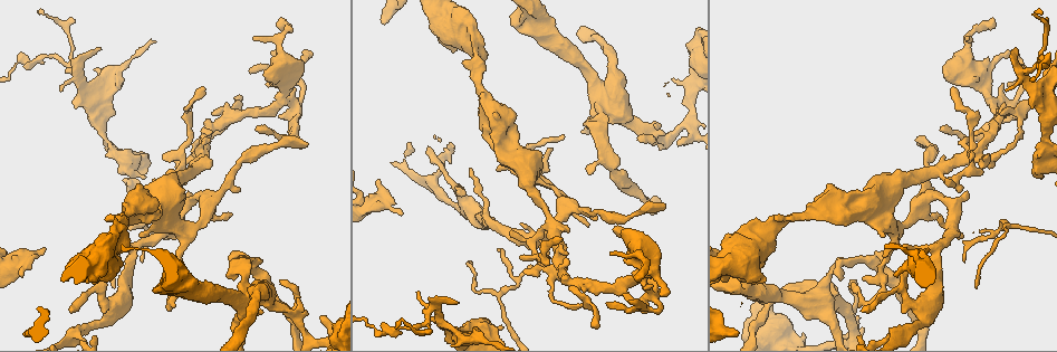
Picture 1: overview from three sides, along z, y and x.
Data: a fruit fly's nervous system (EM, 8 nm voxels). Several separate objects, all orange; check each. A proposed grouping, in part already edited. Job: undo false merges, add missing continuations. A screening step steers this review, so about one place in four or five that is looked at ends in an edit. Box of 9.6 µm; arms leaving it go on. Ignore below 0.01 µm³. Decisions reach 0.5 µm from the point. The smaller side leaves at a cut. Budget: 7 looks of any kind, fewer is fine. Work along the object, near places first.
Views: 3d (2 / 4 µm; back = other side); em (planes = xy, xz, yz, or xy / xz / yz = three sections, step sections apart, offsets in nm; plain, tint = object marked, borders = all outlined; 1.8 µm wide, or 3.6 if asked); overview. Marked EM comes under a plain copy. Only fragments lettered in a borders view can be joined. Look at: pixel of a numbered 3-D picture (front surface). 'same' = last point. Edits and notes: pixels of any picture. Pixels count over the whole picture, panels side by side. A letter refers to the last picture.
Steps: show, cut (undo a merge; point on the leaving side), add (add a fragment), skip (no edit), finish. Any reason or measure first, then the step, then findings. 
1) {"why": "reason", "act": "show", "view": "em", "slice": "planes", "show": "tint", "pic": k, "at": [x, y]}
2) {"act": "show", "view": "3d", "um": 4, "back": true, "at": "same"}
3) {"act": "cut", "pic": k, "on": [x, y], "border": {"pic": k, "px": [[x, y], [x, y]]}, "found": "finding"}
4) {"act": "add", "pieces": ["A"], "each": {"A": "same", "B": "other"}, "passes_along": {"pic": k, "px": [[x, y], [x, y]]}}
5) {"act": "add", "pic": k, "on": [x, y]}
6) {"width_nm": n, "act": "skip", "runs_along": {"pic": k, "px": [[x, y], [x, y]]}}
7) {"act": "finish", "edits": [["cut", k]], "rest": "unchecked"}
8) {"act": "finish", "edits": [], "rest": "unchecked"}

{"why": "an open end", "act": "show", "view": "3d", "um": 4, "pic": 1, "at": [458, 302]}

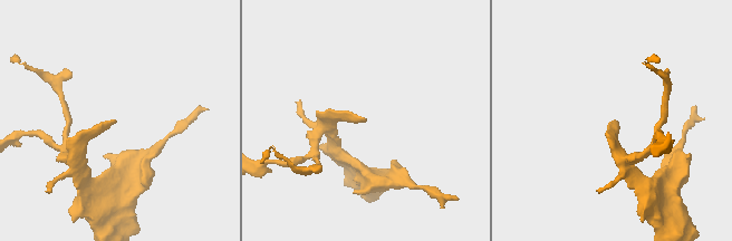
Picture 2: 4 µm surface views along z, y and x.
{"why": "shape alone is not enough", "act": "show", "view": "em", "slice": "xy", "step": 4, "show": "borders", "pic": 2, "at": [617, 122]}

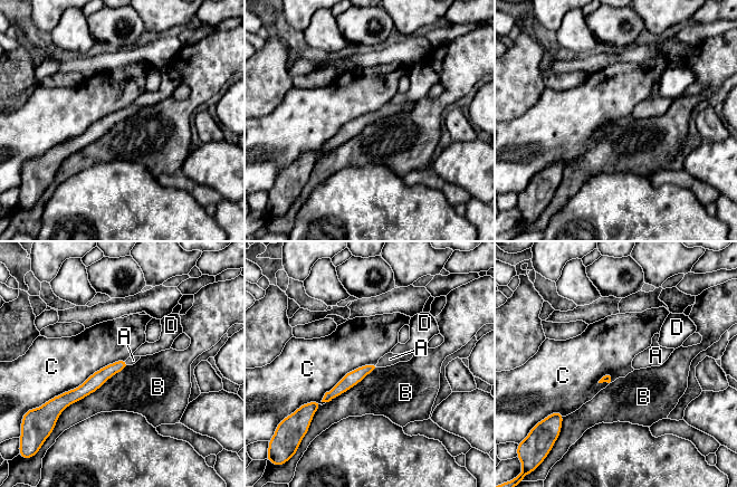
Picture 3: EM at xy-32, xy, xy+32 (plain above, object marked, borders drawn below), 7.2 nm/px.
{"longest_contact_nm": ["B", 650], "act": "add", "pieces": ["A"], "each": {"A": "same", "B": "other", "C": "other", "D": "other"}, "passes_along": {"pic": 3, "px": [[97, 380], [126, 362], [133, 360]]}, "found": "it goes on there"}

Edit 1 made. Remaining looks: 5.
{"why": "redraw", "act": "show", "view": "overview"}

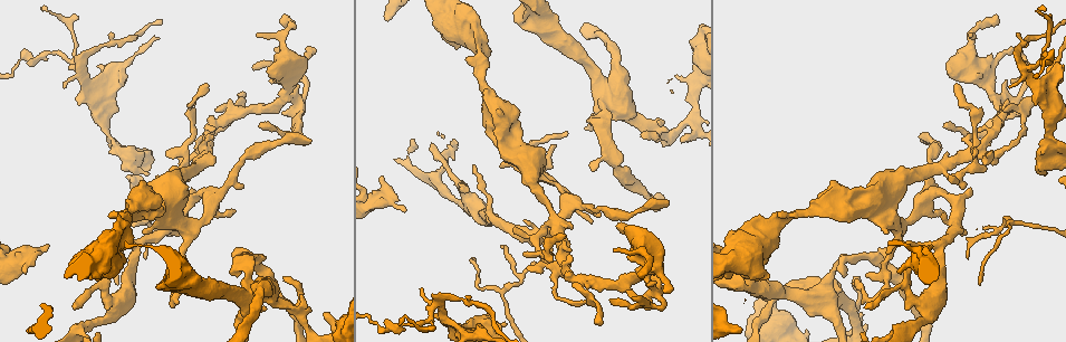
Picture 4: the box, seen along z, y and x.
{"why": "arms part here", "act": "show", "view": "em", "slice": "planes", "show": "borders", "pic": 4, "at": [564, 256]}

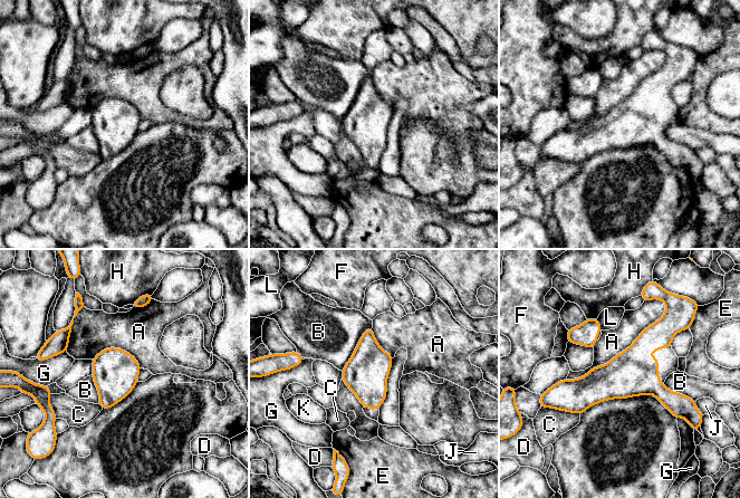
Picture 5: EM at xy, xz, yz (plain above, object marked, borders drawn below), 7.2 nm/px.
{"longest_contact_nm": ["A", 850], "act": "skip", "each": {"A": "other", "B": "other", "C": "other", "D": "other", "E": "other", "F": "other", "G": "other", "H": "other", "J": "other", "K": "other", "L": "other"}, "border": {"pic": 5, "px": [[665, 308], [606, 363], [567, 379]]}, "found": "all the same neuron"}

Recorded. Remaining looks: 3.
{"why": "tapers out", "act": "show", "view": "em", "um": 3.6, "slice": "planes", "show": "tint", "pic": 4, "at": [865, 275]}

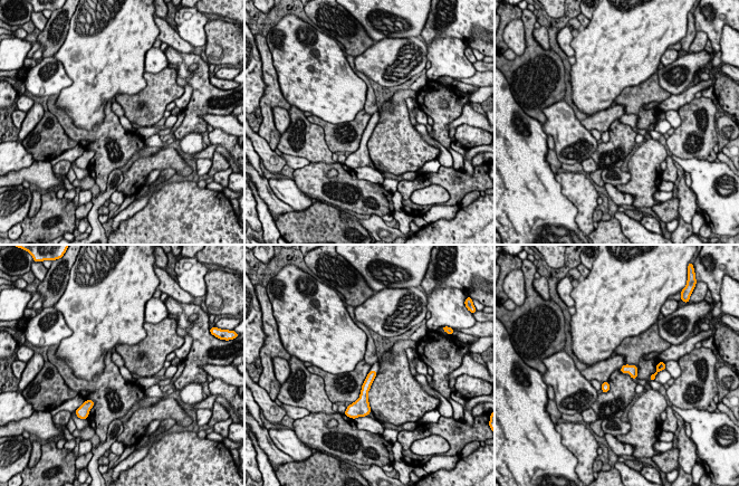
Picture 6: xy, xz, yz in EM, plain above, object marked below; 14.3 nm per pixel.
{"why": "what lies round it", "act": "show", "view": "em", "um": 3.6, "slice": "planes", "show": "borders", "at": "same"}

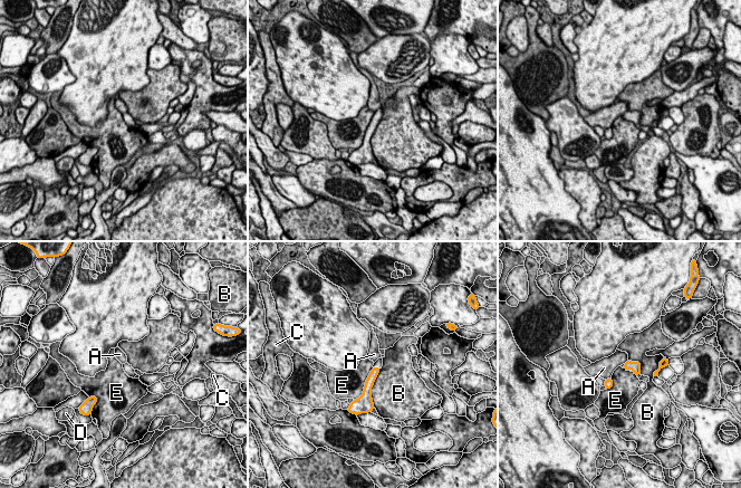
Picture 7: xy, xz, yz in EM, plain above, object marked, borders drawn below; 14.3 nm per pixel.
{"longest_contact_nm": ["E", 550], "act": "skip", "each": {"A": "other", "B": "other", "C": "other", "D": "other", "E": "other"}, "border": {"pic": 7, "px": [[373, 367], [363, 392], [354, 400]]}, "found": "no lettered fragment goes on from it"}

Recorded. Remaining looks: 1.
{"act": "finish", "edits": [["add", 3]], "rest": "unchecked"}

